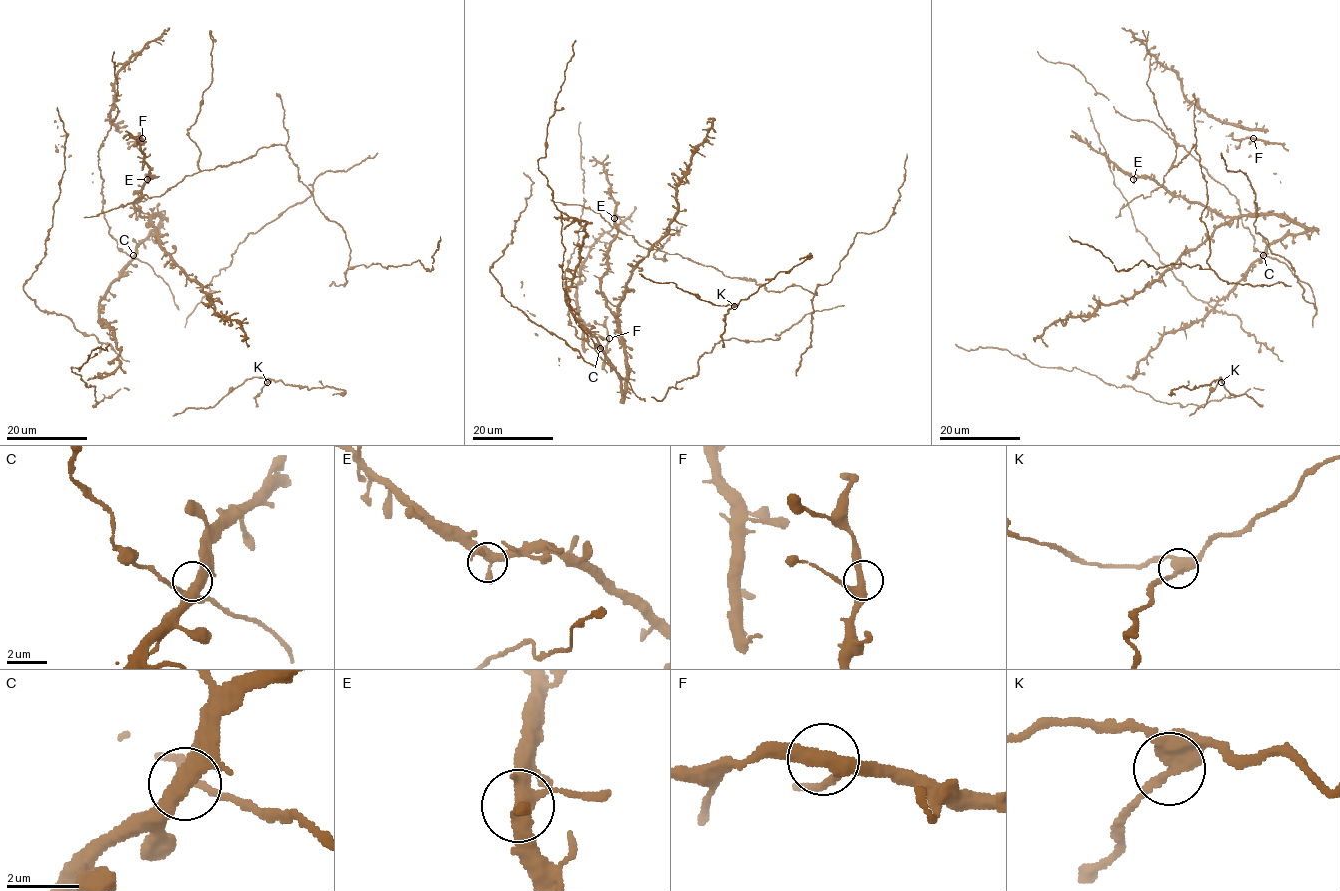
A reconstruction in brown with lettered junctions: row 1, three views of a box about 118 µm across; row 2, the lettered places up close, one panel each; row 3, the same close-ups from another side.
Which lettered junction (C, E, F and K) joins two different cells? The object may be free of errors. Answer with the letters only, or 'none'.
K

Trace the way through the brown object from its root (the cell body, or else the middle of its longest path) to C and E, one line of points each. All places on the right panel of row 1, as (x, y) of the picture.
C: (1276, 215), (1296, 220), (1306, 230), (1275, 241), (1263, 255)
E: (1276, 215), (1223, 216), (1200, 204), (1173, 196), (1147, 177), (1133, 179)

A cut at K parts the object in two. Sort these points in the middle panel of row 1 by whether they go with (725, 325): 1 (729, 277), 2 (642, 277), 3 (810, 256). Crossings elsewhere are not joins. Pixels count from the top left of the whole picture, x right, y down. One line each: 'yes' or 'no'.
1: yes
2: no
3: no

